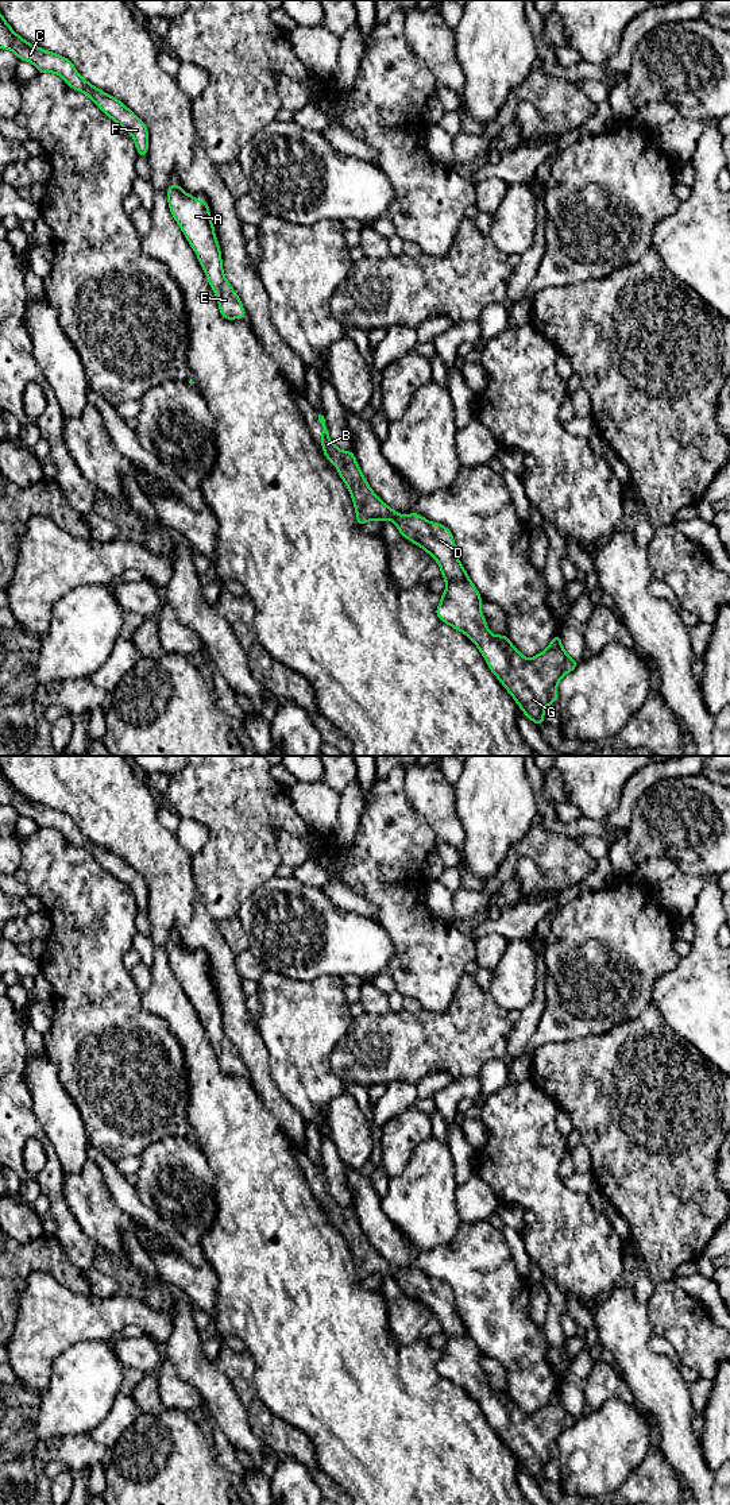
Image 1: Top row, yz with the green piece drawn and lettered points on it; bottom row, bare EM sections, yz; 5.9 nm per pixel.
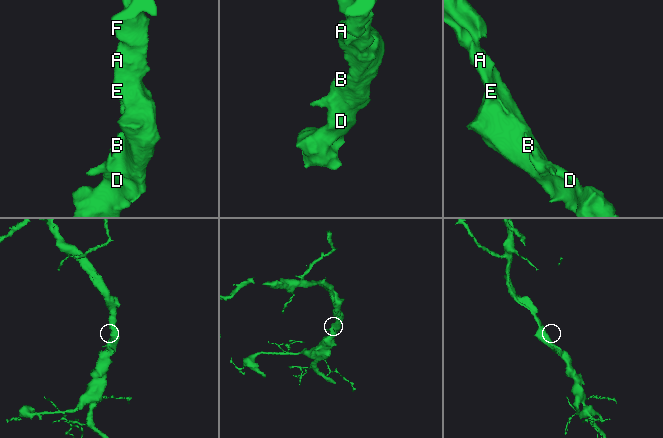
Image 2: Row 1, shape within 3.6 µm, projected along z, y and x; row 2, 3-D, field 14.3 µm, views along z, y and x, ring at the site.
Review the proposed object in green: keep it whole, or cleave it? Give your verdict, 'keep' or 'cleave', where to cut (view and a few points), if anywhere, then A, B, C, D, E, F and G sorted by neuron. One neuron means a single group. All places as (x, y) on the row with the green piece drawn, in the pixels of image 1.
keep; cut none; groups A B C D E F G

